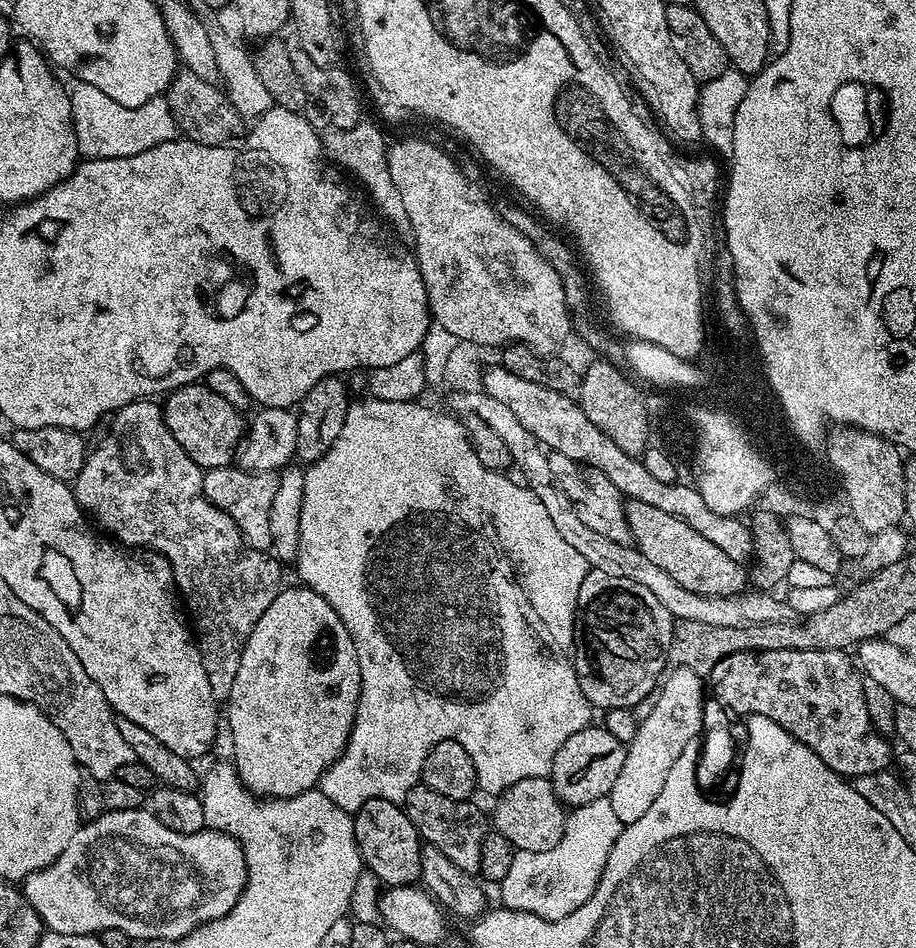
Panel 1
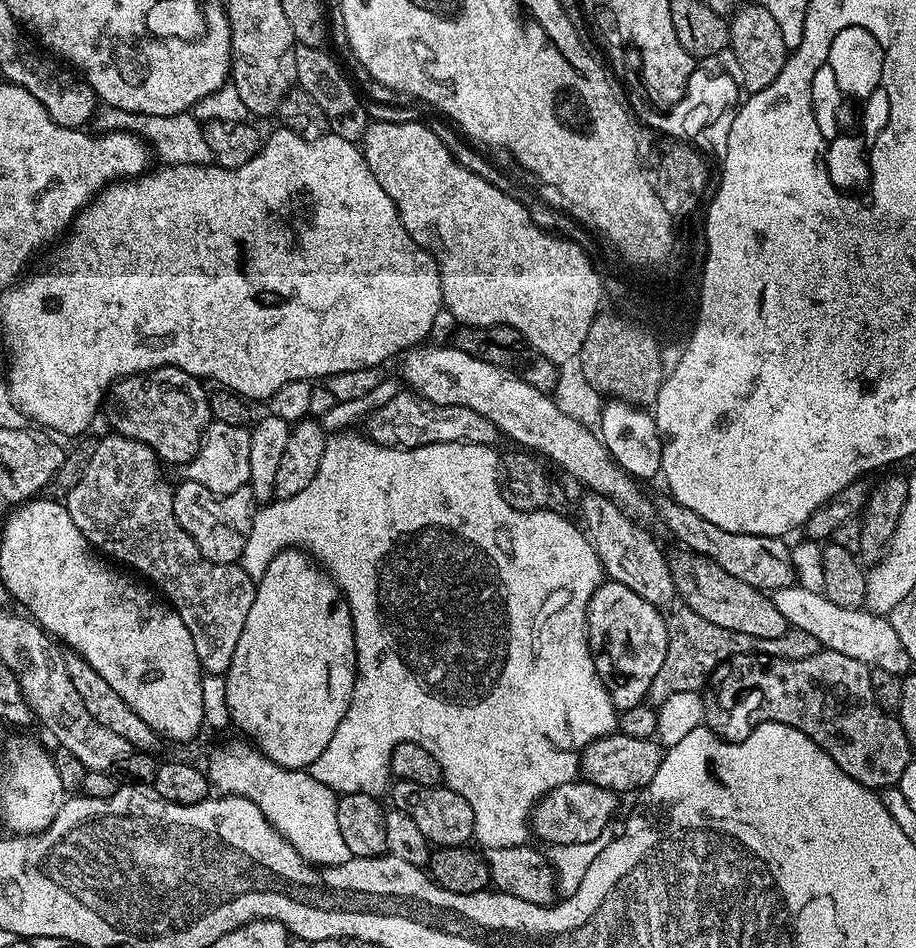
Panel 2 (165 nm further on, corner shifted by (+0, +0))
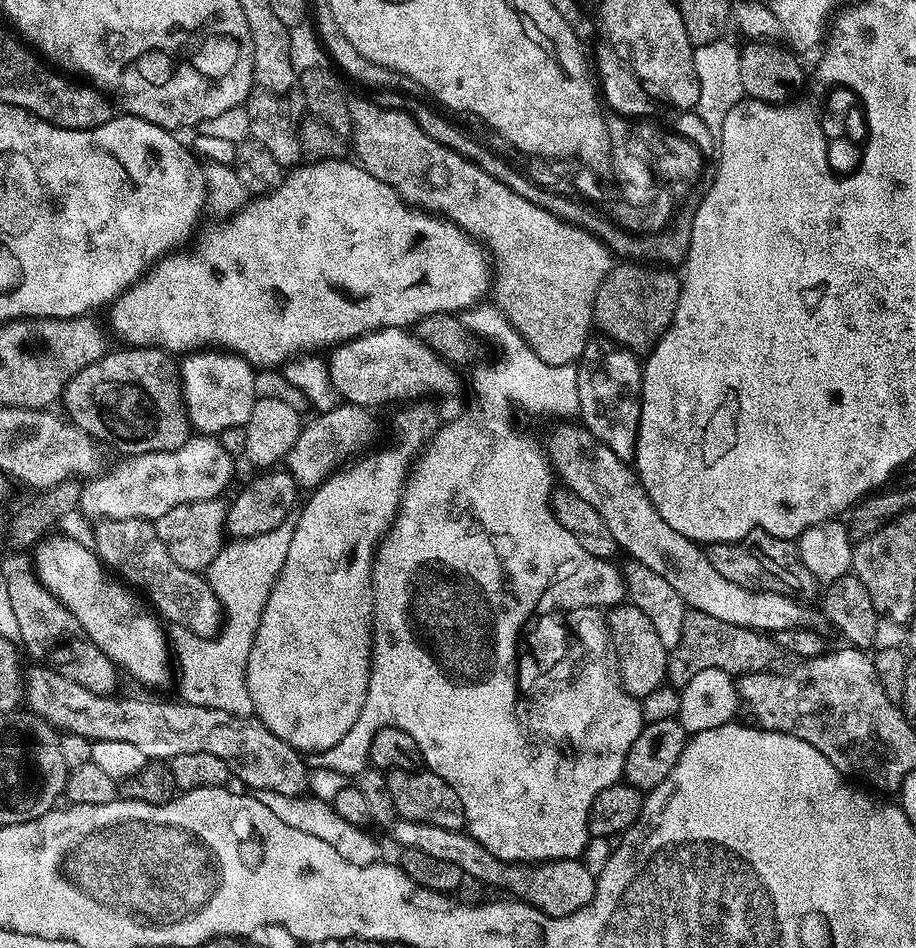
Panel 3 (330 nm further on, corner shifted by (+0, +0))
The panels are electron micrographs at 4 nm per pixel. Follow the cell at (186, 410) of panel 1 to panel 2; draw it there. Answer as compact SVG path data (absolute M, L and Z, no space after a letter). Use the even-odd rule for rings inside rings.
M156 368L153 372L128 376L108 389L108 395L102 405L102 416L108 419L108 424L112 427L109 429L115 435L134 438L150 446L165 465L183 466L195 458L196 451L200 449L200 441L214 420L209 389L204 389L200 384L203 384L201 377L191 376L186 374L186 370L177 368Z

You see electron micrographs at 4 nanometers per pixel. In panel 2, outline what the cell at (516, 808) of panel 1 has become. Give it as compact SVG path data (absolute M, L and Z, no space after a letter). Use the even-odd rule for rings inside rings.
M577 778L571 784L563 784L550 790L532 807L530 828L548 846L568 843L593 842L603 832L609 831L608 823L616 812L617 793L602 786L594 786L589 780Z

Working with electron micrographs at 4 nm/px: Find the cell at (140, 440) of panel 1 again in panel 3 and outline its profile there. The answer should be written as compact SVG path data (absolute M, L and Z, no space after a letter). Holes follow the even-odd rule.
M100 520L97 525L91 543L101 564L111 569L121 581L139 589L146 600L148 595L153 604L151 607L161 617L164 615L169 625L182 626L185 632L193 632L196 636L210 637L219 633L222 623L220 603L207 579L201 573L178 566L178 562L170 558L166 546L162 546L155 527L149 521Z

